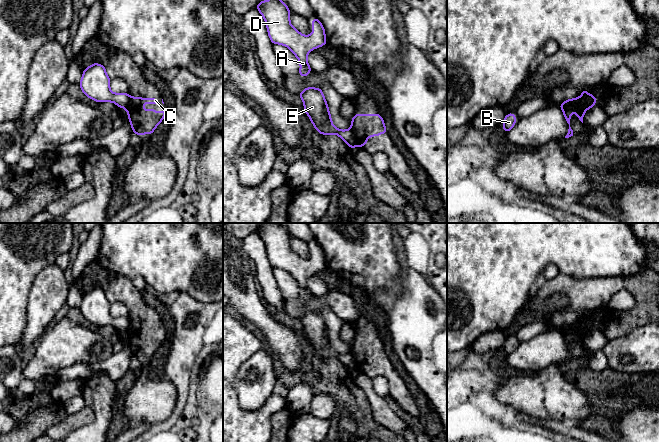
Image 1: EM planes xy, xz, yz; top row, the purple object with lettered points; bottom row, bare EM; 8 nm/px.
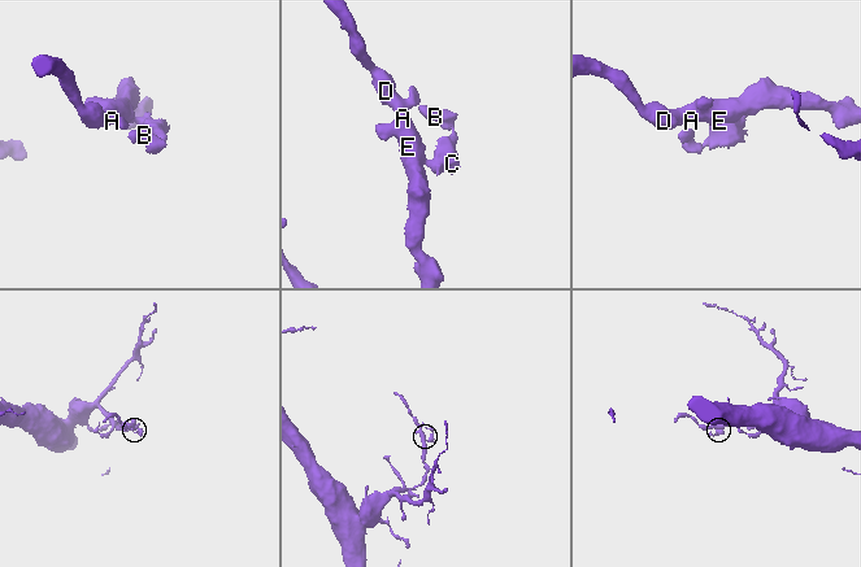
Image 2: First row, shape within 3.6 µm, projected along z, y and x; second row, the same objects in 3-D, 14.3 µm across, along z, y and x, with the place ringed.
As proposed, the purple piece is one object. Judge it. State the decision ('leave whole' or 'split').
split

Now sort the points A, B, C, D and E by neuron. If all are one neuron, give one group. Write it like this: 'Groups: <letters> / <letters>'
Groups: A D E / B C

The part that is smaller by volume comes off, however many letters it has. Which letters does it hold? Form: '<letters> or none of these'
B, C

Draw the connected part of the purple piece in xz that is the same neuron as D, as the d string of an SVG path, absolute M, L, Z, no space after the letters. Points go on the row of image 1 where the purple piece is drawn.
M281 0L258 2L256 9L265 20L272 44L280 44L289 48L299 60L299 75L308 76L312 70L307 62L308 53L327 44L325 29L320 20L315 17L312 19L313 33L307 36L291 25L290 9Z

